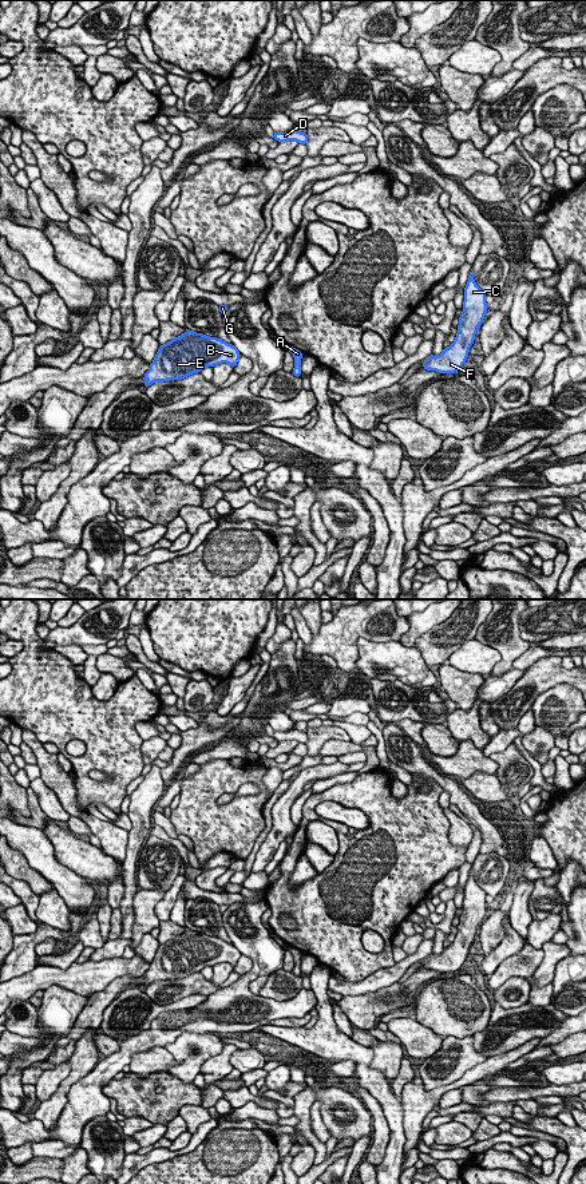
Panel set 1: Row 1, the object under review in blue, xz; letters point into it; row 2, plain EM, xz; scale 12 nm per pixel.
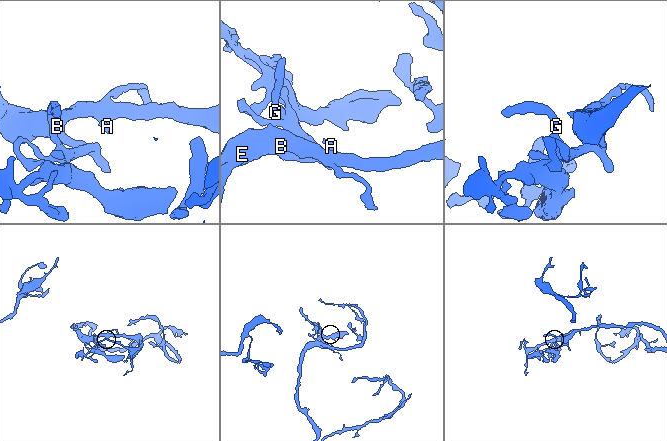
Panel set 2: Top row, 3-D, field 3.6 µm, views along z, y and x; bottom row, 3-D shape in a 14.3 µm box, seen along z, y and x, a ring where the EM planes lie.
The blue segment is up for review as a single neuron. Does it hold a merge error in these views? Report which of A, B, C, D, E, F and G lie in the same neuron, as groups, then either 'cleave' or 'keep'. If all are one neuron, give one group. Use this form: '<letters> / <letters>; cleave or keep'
A B C D E F G; keep

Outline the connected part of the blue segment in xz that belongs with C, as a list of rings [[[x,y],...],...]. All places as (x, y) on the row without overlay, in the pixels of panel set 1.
[[[470,871],[464,887],[463,912],[459,916],[456,936],[440,954],[429,954],[423,959],[423,969],[436,970],[442,974],[460,970],[488,908],[486,896],[487,894],[475,883],[474,872]]]

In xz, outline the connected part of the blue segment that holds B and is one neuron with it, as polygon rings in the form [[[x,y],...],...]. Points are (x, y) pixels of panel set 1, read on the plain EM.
[[[186,930],[159,946],[143,975],[144,986],[147,987],[155,981],[185,978],[193,973],[199,973],[206,966],[222,962],[234,967],[239,957],[241,953],[234,945],[217,936]]]

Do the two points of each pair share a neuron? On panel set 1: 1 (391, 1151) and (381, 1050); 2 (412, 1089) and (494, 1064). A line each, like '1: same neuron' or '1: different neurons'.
1: different neurons
2: same neuron

